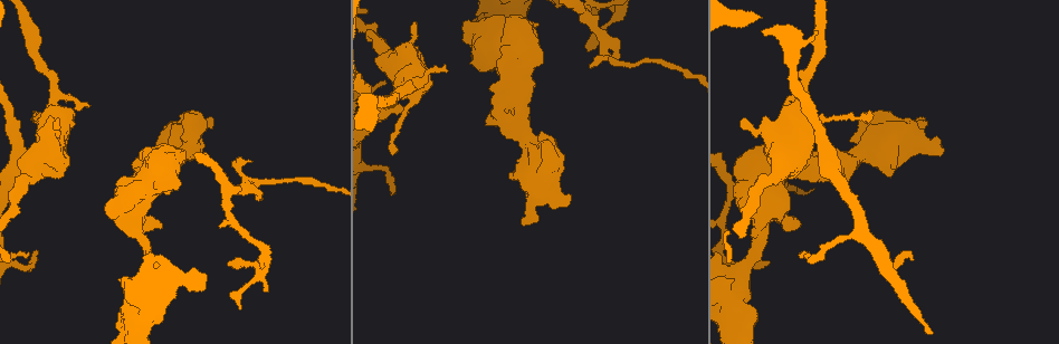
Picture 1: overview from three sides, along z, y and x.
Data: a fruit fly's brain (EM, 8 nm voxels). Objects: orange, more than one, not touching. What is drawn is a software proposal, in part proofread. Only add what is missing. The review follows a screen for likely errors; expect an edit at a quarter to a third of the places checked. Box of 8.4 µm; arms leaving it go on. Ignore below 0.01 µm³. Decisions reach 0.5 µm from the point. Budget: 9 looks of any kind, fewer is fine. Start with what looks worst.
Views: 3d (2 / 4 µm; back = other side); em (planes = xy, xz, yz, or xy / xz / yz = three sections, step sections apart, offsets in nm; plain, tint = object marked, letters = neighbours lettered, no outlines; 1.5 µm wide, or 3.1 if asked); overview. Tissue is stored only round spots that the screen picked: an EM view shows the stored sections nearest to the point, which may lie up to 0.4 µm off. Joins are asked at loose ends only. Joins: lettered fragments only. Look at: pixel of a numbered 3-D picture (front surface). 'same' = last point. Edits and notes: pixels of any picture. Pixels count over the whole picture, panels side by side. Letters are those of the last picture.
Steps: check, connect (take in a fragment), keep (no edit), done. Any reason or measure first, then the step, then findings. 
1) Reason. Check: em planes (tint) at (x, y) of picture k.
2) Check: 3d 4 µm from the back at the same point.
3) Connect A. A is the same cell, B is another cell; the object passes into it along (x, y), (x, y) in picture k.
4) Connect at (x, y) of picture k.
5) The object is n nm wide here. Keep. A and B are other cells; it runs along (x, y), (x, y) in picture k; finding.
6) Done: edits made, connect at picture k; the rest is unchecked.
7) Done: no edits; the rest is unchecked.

An open end. Check: 3d 4 µm at (394, 192) of picture 1.

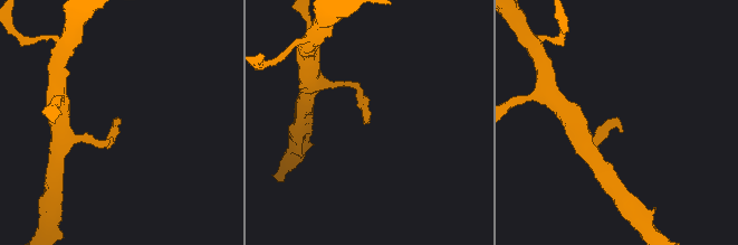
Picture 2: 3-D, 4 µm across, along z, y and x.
Need the tissue. Check: em xy step 8 (tint) at (366, 123) of picture 2.

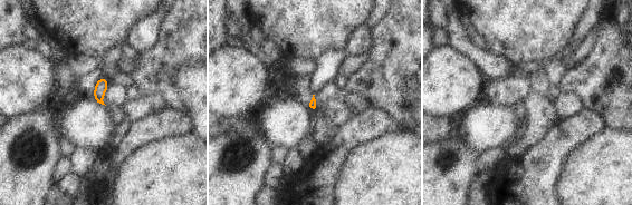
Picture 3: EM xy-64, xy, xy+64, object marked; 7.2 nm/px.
Check: em xz step 4 (letters) at the same point.

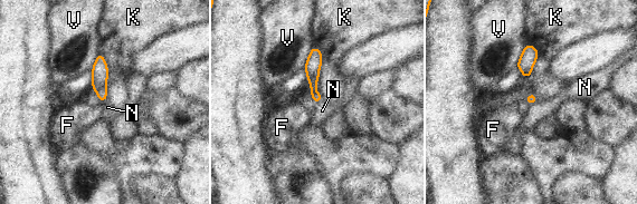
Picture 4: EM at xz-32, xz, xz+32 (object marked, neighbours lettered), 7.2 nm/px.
Keep. F, K, N and V are other cells; a border runs along (538, 100), (529, 106) in picture 4; no lettered fragment goes on from it.

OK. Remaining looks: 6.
Branch stops here. Check: em planes (plain) at (741, 120) of picture 1.

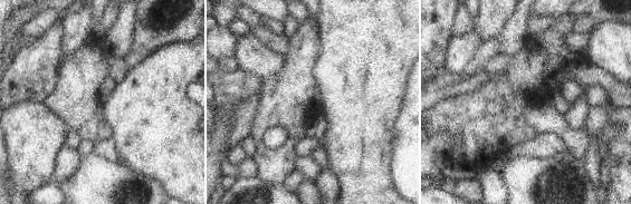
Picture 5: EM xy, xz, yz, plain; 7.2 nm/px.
What lies round it. Check: em planes (letters) at the same point.

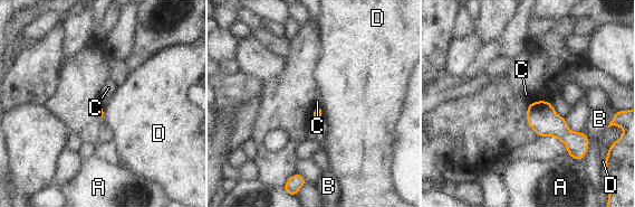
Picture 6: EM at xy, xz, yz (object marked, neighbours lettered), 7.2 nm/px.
Keep. A, B, C and D are other cells; no lettered fragment goes on from it.

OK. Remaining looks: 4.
Branch stops here. Check: 3d 4 µm at (606, 55) of picture 1.

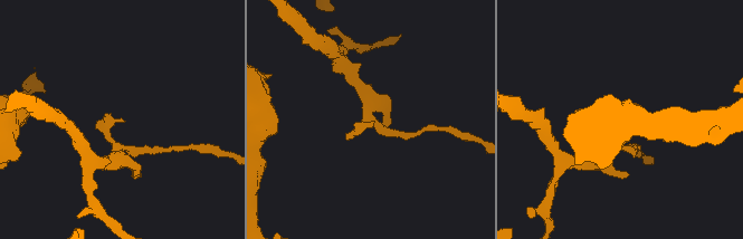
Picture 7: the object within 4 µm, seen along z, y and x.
Check: em planes (tint) at (371, 122) of picture 7.

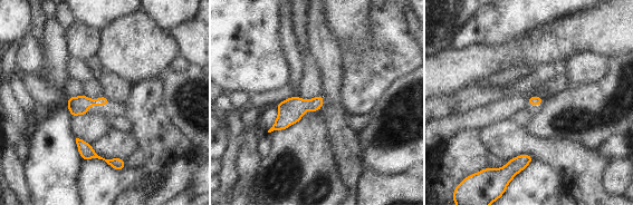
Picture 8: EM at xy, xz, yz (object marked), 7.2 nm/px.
Check: em planes (letters) at the same point.

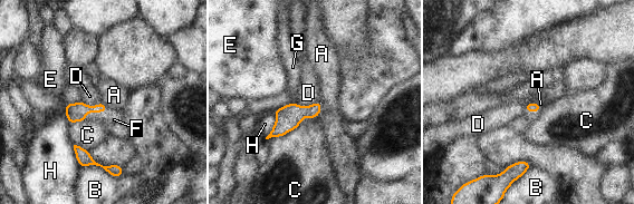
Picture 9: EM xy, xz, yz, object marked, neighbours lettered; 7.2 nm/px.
Connect F. F is the same cell, A, B, C, D, E, G and H are other cells; it goes on there.

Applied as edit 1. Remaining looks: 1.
Done: edits made, connect at picture 9; the rest is unchecked.

